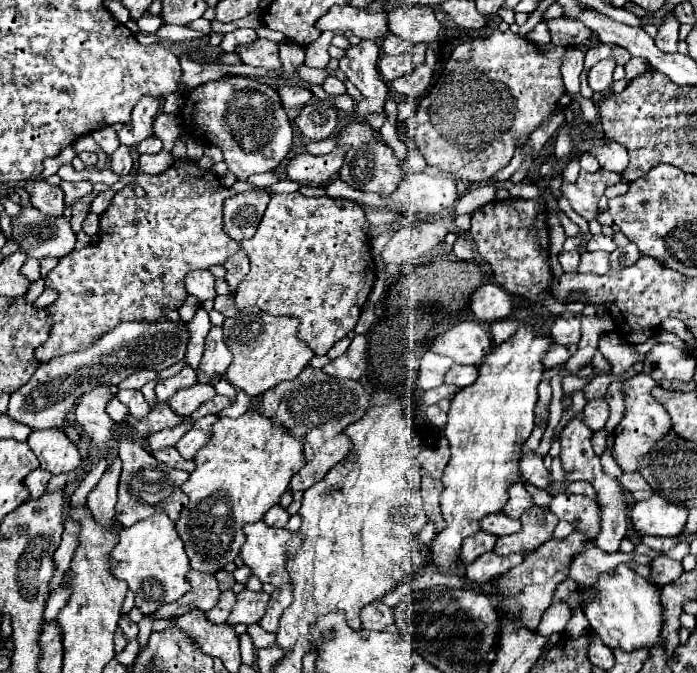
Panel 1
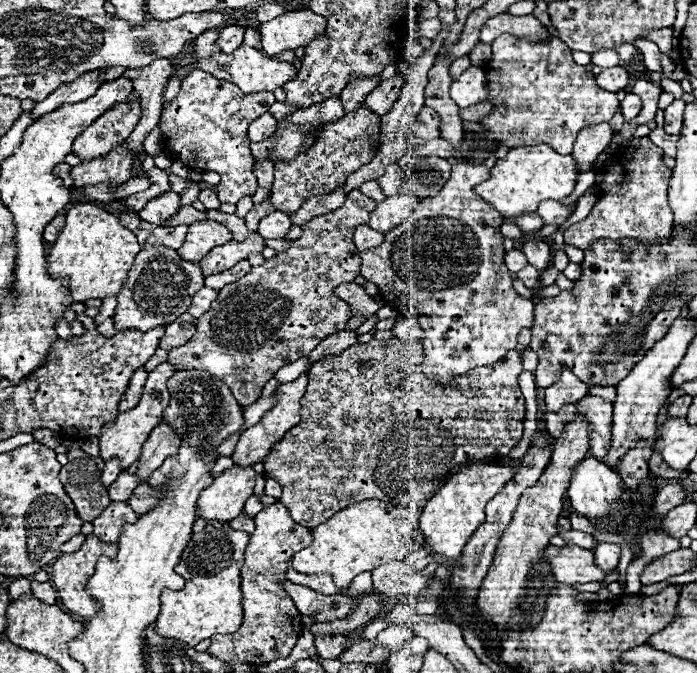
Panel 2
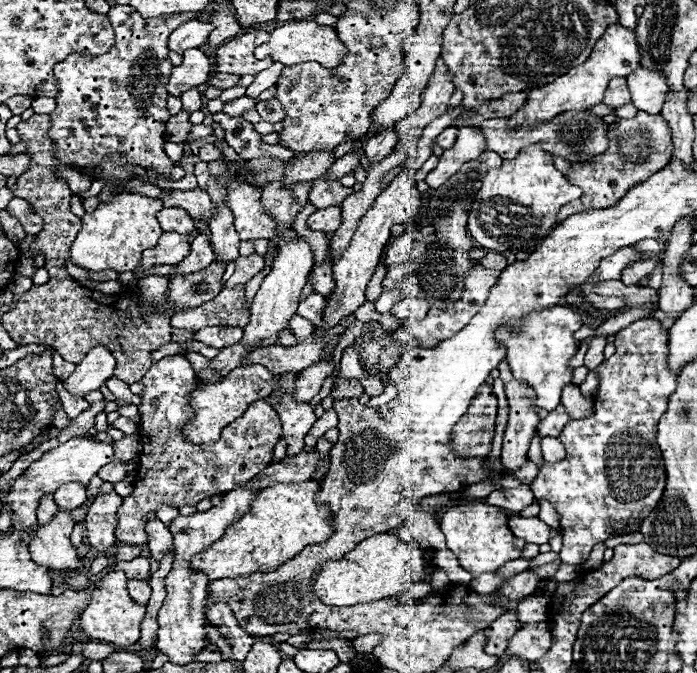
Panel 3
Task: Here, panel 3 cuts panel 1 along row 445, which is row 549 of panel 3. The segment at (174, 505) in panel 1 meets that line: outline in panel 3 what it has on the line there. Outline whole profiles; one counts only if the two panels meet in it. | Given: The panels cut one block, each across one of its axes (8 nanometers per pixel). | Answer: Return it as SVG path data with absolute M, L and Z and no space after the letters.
M120 546L118 554L116 554L116 560L120 562L128 562L128 560L134 560L140 556L140 546Z

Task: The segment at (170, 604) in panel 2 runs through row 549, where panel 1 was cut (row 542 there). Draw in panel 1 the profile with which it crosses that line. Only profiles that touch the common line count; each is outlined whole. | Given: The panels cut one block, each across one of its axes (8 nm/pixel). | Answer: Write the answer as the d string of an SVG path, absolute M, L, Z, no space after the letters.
M252 408L238 418L220 418L212 426L212 440L200 448L194 462L196 470L184 484L190 502L174 526L186 544L190 566L200 572L218 572L240 554L246 542L244 524L262 520L280 502L292 472L304 468L304 444L286 428Z

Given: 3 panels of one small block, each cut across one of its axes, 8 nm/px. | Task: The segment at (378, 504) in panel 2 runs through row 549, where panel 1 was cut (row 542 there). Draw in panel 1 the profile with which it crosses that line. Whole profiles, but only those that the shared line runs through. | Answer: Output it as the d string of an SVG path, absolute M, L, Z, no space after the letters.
M374 392L372 406L366 416L344 430L354 442L354 452L338 462L324 476L324 480L316 482L304 492L300 508L300 532L306 540L292 564L288 564L294 582L294 602L280 618L280 626L276 632L276 644L284 652L290 652L298 636L308 634L316 620L330 612L344 612L348 626L354 630L362 630L360 610L370 602L384 598L398 584L406 582L406 576L422 568L424 554L416 540L420 530L428 522L426 512L422 510L420 466L416 462L416 454L422 447L422 442L414 435L412 420L409 419L404 414L404 402L400 402L394 394Z

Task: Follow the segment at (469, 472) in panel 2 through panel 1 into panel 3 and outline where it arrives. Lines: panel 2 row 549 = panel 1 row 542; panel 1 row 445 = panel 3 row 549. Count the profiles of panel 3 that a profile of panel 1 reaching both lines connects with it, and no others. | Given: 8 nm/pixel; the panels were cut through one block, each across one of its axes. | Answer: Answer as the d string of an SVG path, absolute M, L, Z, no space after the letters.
M470 502L450 508L442 516L440 528L446 536L446 546L454 552L460 566L474 576L480 576L484 572L496 572L508 560L520 558L526 546L524 540L516 538L510 532L508 514L504 514L498 506L490 506L484 502Z

